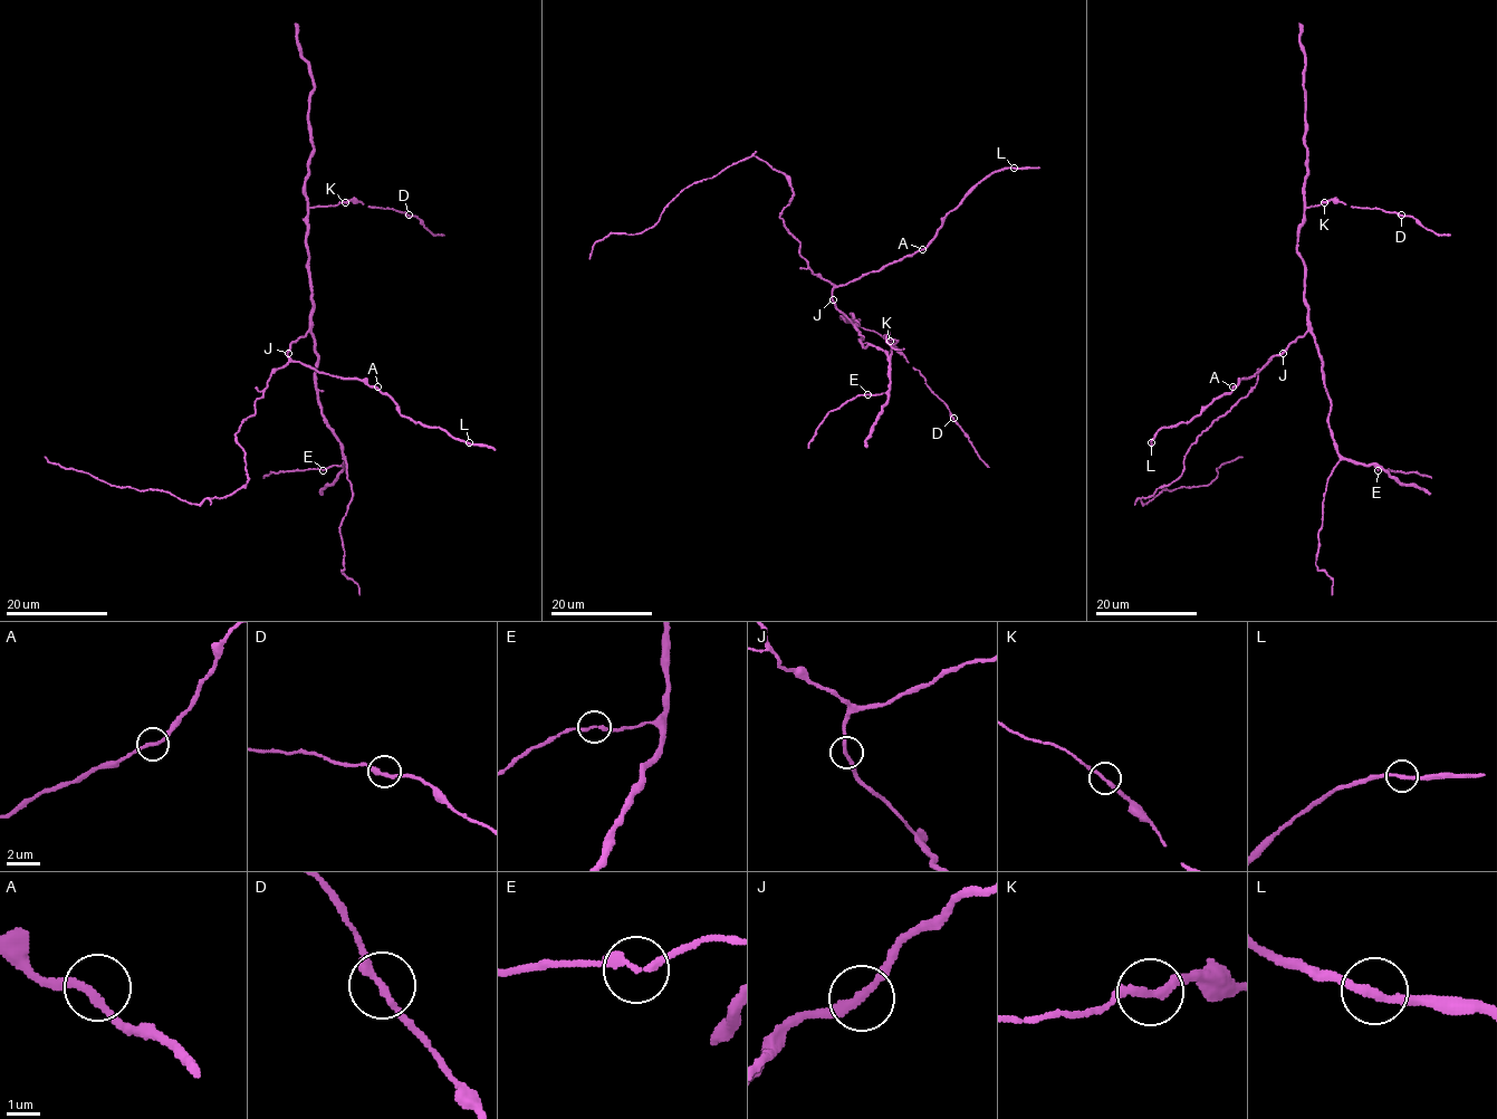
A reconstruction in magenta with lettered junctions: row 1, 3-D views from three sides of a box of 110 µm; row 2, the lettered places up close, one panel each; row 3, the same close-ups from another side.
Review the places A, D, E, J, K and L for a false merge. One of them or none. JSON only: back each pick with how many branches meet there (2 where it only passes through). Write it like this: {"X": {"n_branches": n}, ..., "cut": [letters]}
{"cut": []}

